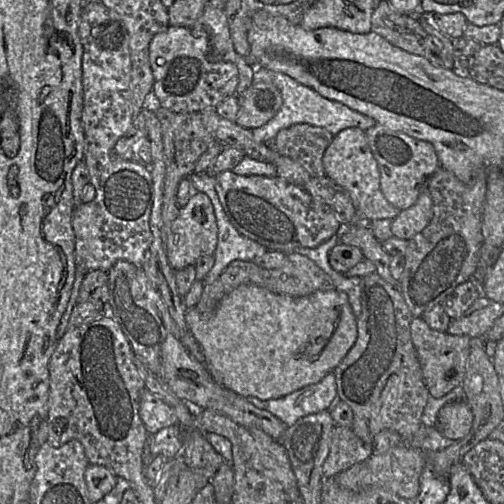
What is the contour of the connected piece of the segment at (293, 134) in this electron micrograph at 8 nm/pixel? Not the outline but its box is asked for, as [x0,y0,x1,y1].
[271,124,333,177]

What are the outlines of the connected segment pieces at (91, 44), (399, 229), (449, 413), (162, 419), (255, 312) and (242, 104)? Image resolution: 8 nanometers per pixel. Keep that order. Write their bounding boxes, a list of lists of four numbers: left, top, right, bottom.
[[72,2,154,278],[391,189,433,240],[436,400,473,440],[139,387,177,435],[185,284,357,400],[234,83,283,130]]

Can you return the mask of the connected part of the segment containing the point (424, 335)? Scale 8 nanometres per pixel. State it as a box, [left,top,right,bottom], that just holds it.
[410,317,471,398]

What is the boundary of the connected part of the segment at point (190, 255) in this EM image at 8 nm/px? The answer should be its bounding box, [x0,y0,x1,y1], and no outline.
[164,193,218,271]

